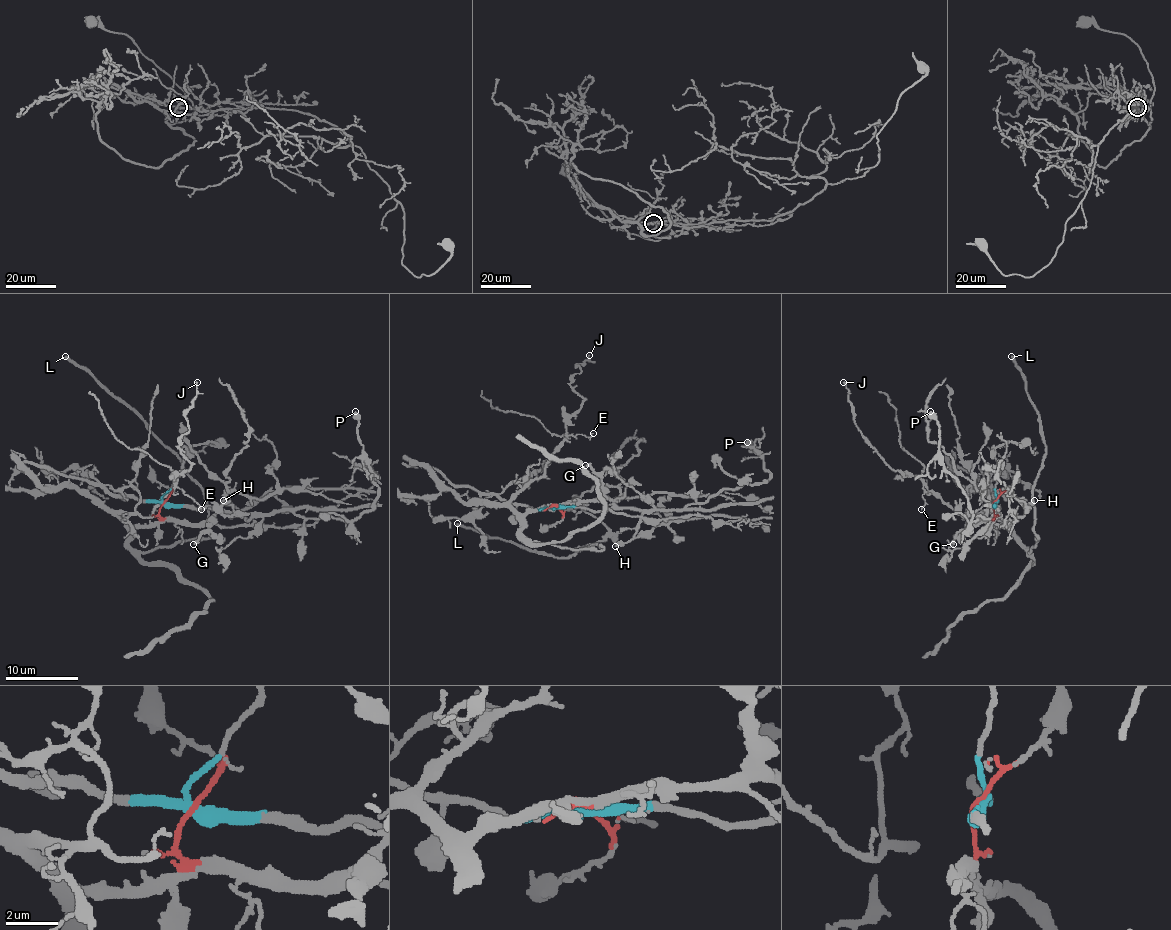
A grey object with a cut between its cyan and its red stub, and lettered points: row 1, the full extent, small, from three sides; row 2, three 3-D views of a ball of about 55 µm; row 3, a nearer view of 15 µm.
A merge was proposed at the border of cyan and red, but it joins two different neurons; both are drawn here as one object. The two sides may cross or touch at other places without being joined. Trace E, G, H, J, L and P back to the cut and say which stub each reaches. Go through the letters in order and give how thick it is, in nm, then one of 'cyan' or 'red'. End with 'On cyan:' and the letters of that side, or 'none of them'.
E: 80 nm thick; red
G: 280 nm thick; red
H: 360 nm thick; cyan
J: 120 nm thick; red
L: 280 nm thick; red
P: 600 nm thick; cyan
On cyan: H, P

